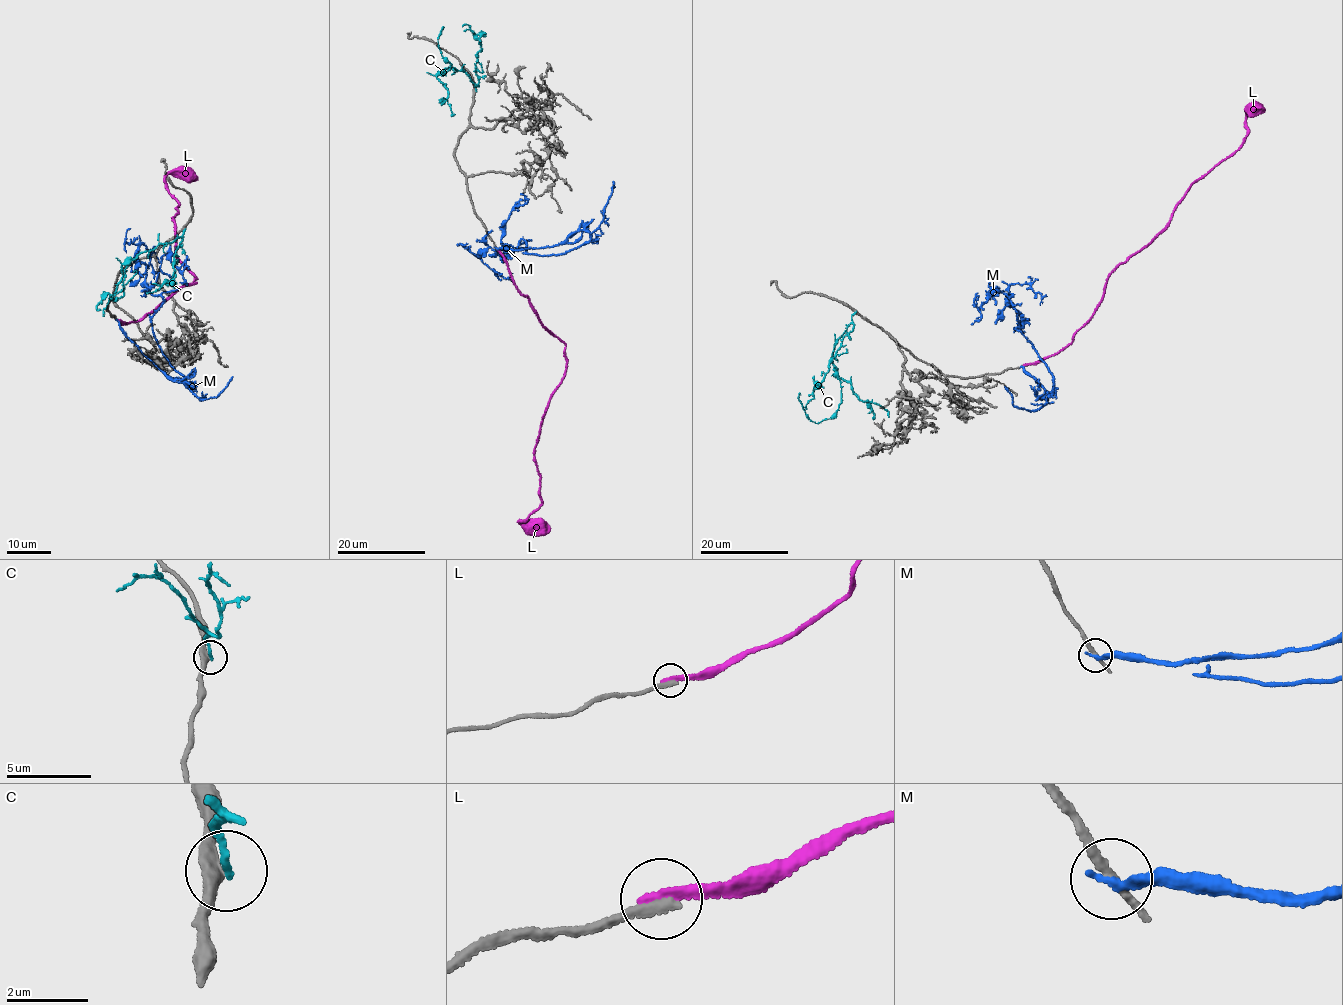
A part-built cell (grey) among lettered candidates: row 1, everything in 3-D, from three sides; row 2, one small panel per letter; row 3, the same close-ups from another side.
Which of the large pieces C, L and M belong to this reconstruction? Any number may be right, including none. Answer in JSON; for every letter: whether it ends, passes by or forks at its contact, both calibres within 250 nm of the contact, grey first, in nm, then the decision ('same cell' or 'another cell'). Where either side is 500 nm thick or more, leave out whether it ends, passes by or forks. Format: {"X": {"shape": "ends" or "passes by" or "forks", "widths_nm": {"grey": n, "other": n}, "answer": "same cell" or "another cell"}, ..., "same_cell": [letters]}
{"C": {"shape": "ends", "widths_nm": {"grey": 380, "other": 180}, "answer": "another cell"}, "L": {"shape": "ends", "widths_nm": {"grey": 240, "other": 320}, "answer": "another cell"}, "M": {"shape": "ends", "widths_nm": {"grey": 300, "other": 240}, "answer": "another cell"}, "same_cell": []}

